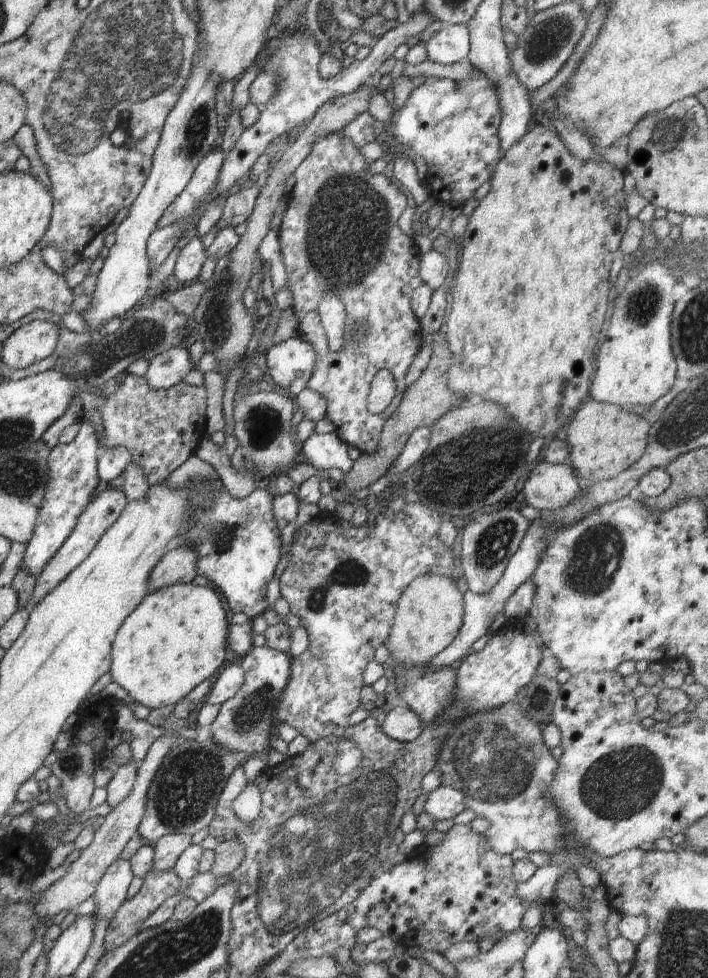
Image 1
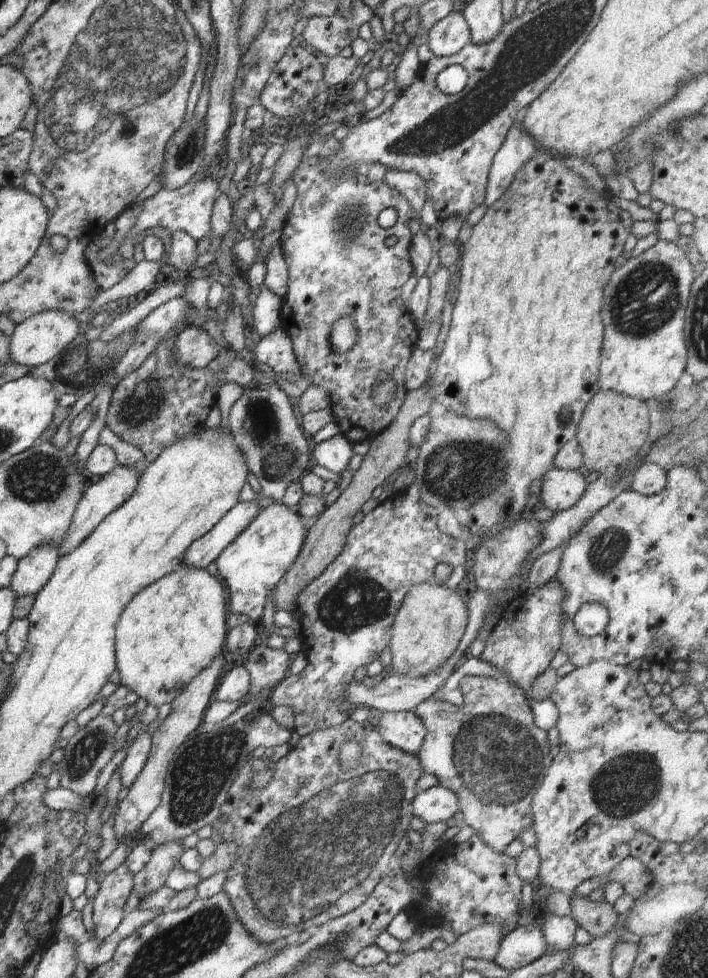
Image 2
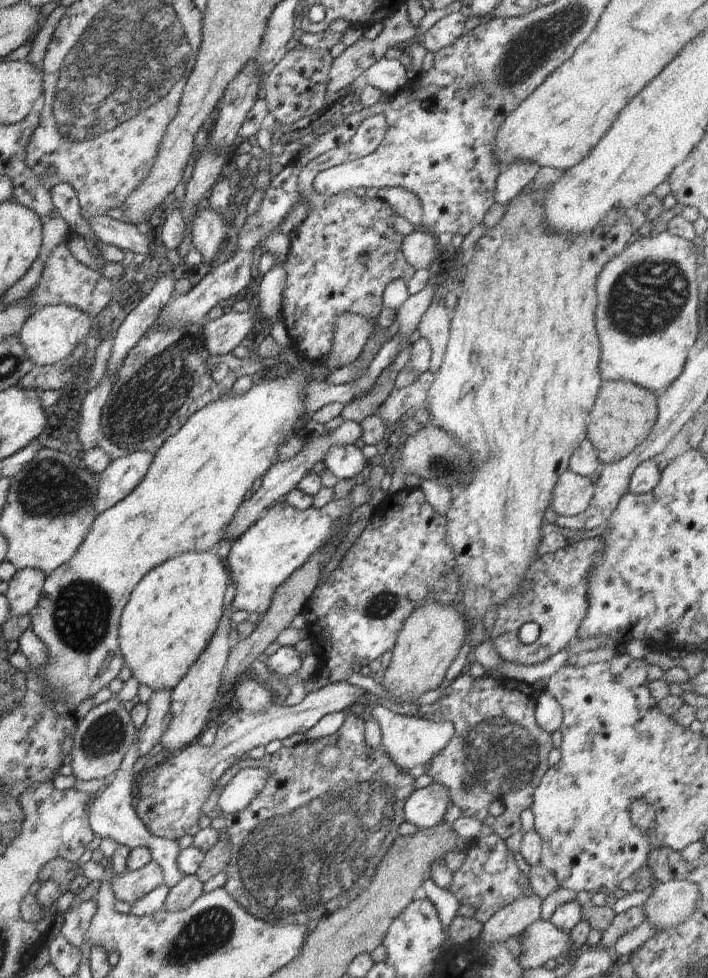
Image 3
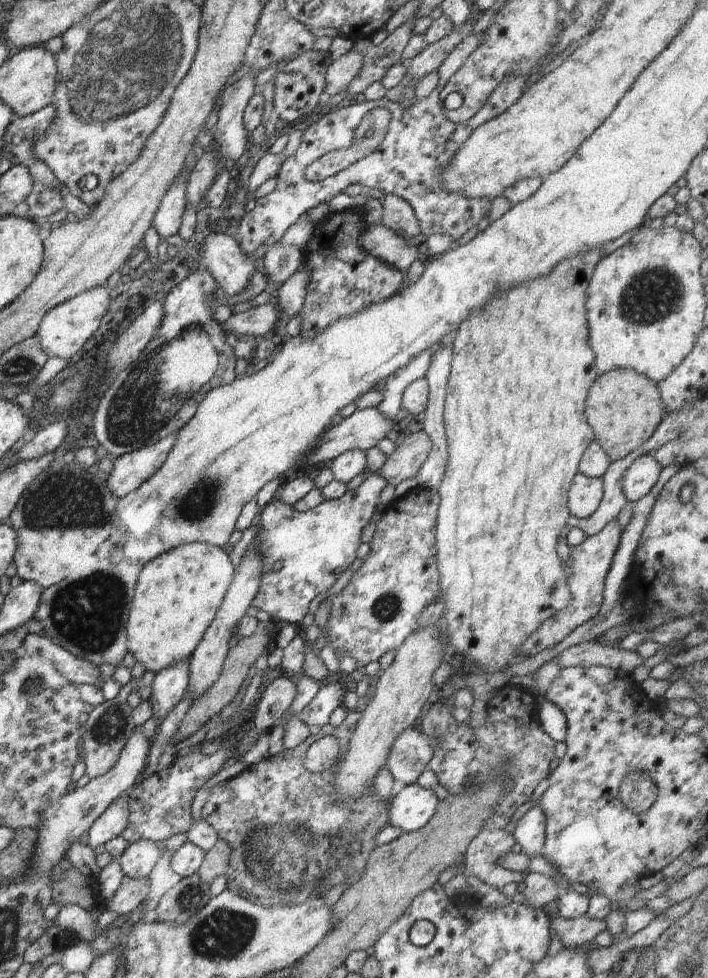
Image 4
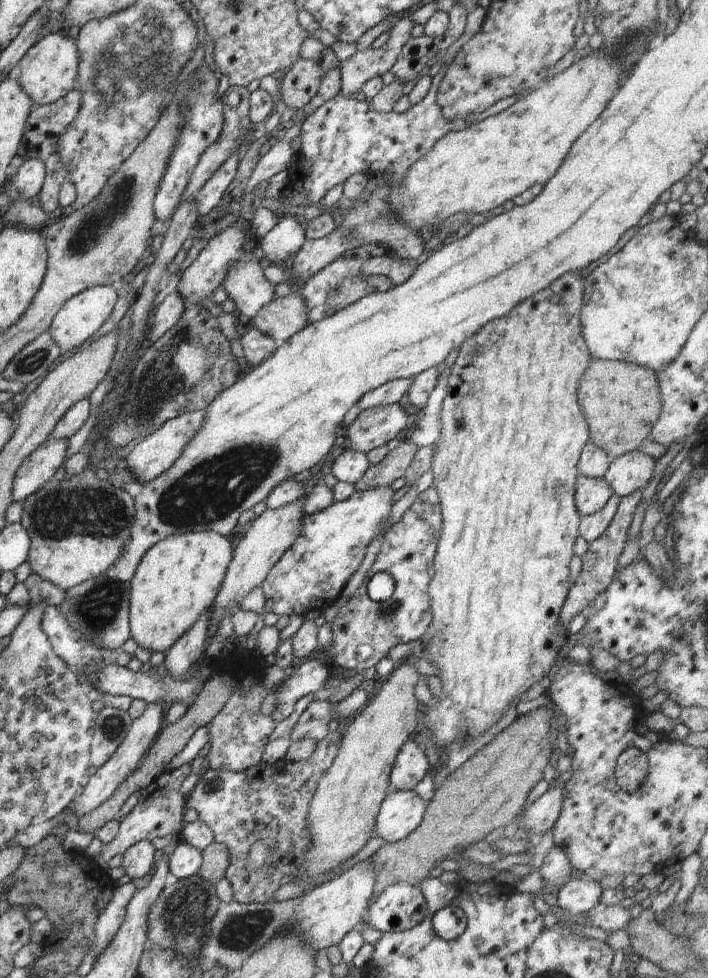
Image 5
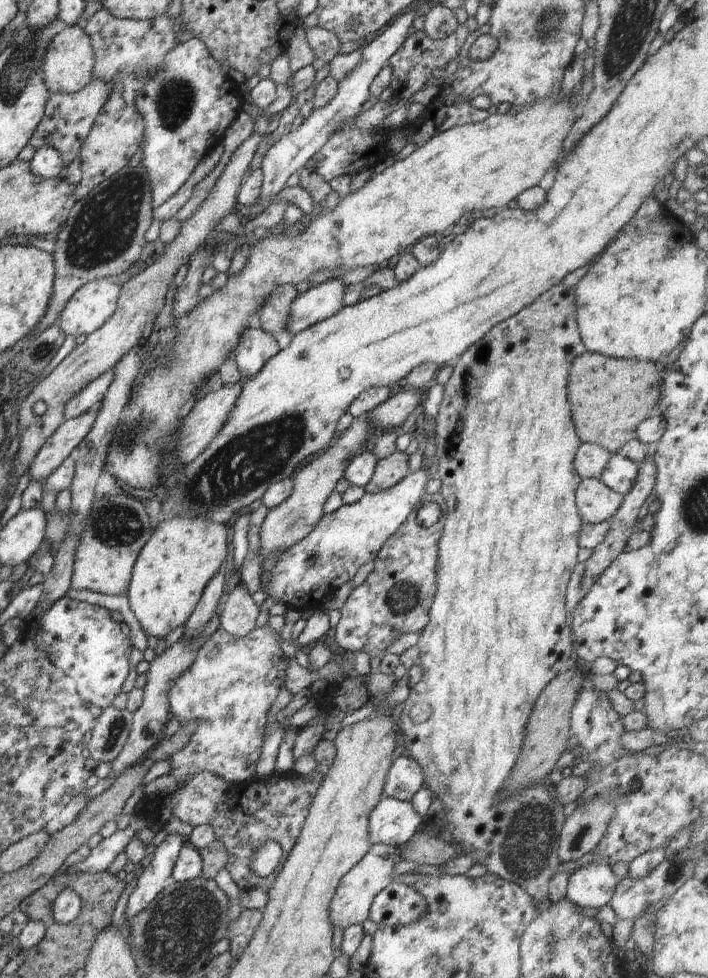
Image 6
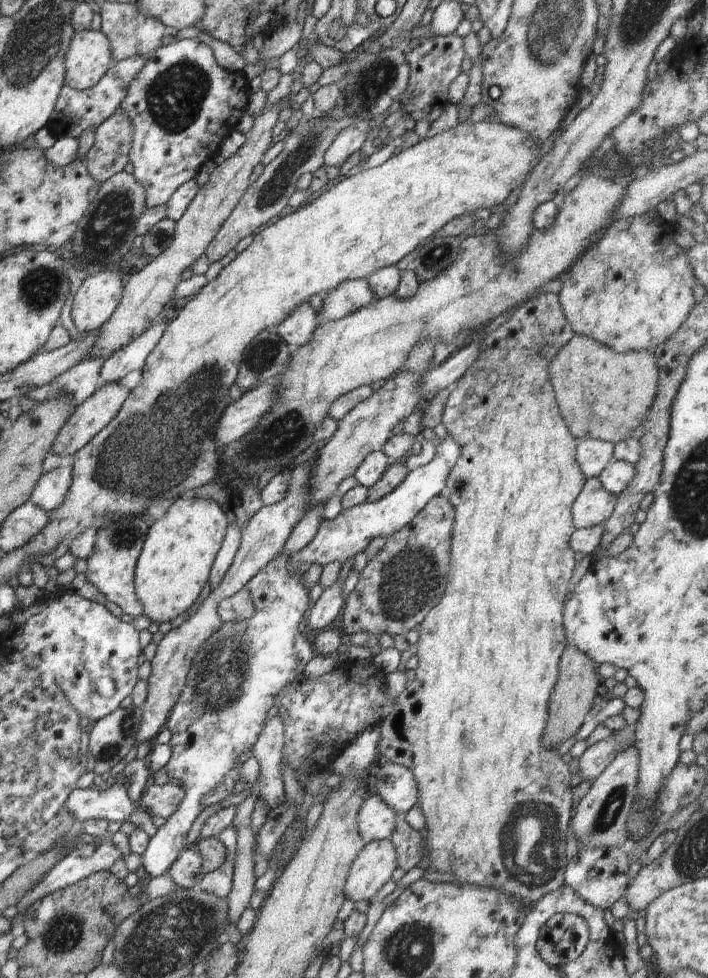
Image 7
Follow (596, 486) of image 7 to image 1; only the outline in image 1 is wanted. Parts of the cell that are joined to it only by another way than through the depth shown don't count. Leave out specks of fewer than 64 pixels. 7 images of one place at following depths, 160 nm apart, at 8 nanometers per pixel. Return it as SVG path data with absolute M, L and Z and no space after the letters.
M540 462L532 469L522 489L522 498L532 508L552 511L564 507L580 494L583 481L569 464Z

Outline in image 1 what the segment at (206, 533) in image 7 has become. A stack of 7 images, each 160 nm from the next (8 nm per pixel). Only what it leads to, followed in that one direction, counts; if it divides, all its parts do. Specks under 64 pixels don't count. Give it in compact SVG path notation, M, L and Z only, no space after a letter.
M164 586L146 595L120 626L109 672L136 703L148 709L174 708L223 665L229 626L230 614L213 586Z

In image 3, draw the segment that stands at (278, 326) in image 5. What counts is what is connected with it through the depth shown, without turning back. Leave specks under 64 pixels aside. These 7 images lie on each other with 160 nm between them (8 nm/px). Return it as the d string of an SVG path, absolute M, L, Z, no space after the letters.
M252 310L230 311L201 326L206 350L213 356L228 355L248 336L254 321Z

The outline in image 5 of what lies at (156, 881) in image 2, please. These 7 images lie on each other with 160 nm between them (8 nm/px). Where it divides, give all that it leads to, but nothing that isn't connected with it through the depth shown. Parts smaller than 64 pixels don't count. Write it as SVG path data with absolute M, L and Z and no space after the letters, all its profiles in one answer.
M131 880L129 883L116 888L113 892L113 897L110 899L108 906L101 912L95 924L95 957L110 944L114 935L118 932L120 926L122 926L127 906L138 888Z

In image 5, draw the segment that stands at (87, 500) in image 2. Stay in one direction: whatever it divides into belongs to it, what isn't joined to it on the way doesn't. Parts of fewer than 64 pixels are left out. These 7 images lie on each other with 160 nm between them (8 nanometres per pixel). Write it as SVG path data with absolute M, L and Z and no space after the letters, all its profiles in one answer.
M205 410L190 411L167 420L156 432L136 442L134 449L126 457L130 474L133 474L136 481L142 485L156 478L176 462L182 449L190 442L193 434L200 428L205 417Z

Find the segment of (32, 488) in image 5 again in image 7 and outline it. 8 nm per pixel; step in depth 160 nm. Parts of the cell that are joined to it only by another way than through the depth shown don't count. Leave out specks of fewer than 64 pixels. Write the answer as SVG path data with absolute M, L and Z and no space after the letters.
M110 383L100 387L90 398L87 398L74 412L58 431L48 454L57 457L74 455L83 446L86 446L109 422L118 414L120 407L124 404L128 393L118 383Z

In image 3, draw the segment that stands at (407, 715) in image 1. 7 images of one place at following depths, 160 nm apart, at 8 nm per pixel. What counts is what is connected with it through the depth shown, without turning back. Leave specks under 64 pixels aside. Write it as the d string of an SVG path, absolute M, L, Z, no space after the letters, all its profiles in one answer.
M382 705L372 707L374 708L372 710L373 718L379 724L382 734L381 744L396 766L408 772L435 758L454 734L454 725L448 721L435 723L415 716L401 715Z

